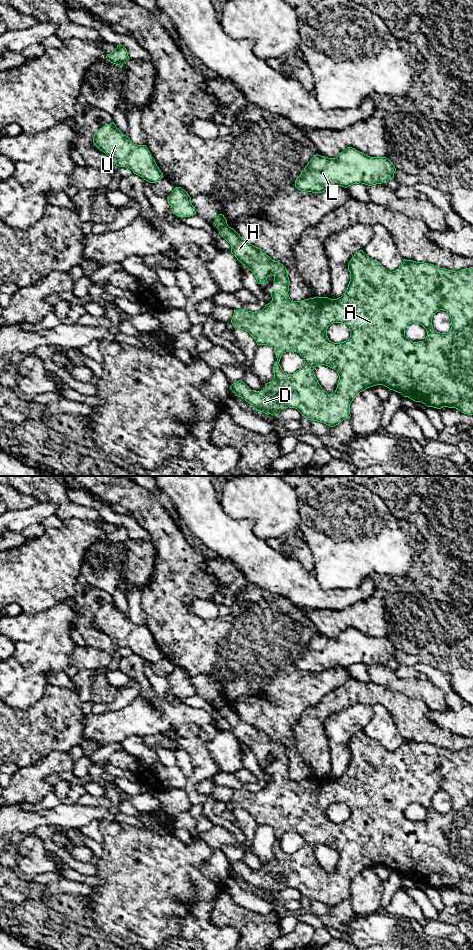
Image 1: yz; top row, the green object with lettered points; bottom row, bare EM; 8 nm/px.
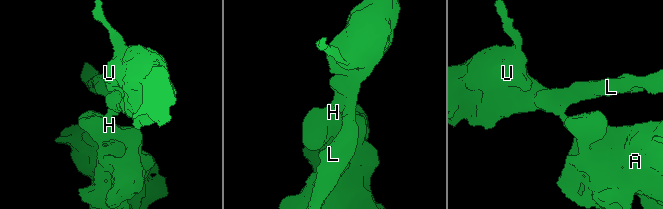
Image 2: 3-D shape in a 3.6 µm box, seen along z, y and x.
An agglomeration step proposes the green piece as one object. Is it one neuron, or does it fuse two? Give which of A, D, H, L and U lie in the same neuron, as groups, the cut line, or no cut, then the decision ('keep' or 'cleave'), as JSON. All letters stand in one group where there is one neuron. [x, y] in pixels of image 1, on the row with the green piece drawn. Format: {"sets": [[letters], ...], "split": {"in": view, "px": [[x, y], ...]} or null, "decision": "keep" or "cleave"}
{"sets": [["A", "D", "H"], ["L", "U"]], "split": {"in": "yz", "px": [[227, 224], [218, 230]]}, "decision": "cleave"}

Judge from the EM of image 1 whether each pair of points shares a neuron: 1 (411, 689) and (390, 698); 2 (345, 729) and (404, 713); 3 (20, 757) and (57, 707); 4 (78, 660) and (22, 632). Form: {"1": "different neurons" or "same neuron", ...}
{"1": "different neurons", "2": "different neurons", "3": "same neuron", "4": "different neurons"}

